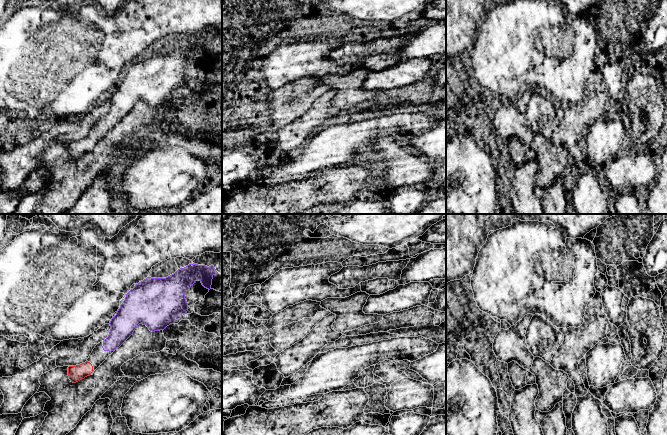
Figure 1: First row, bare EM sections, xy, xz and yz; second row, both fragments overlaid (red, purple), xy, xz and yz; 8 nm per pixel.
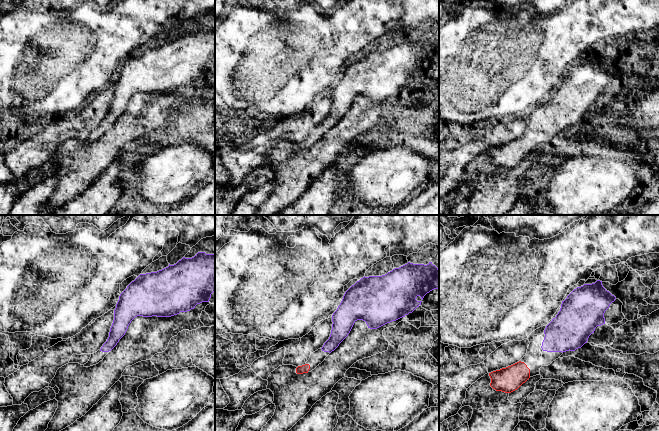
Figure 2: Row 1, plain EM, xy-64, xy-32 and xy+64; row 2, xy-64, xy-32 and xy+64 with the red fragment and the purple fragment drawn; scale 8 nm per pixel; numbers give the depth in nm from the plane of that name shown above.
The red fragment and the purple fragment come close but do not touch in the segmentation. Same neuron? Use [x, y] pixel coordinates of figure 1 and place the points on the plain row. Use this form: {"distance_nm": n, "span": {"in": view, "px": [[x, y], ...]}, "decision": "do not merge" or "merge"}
{"distance_nm": 150, "span": {"in": "xy", "px": [[89, 138], [103, 125]]}, "decision": "merge"}

